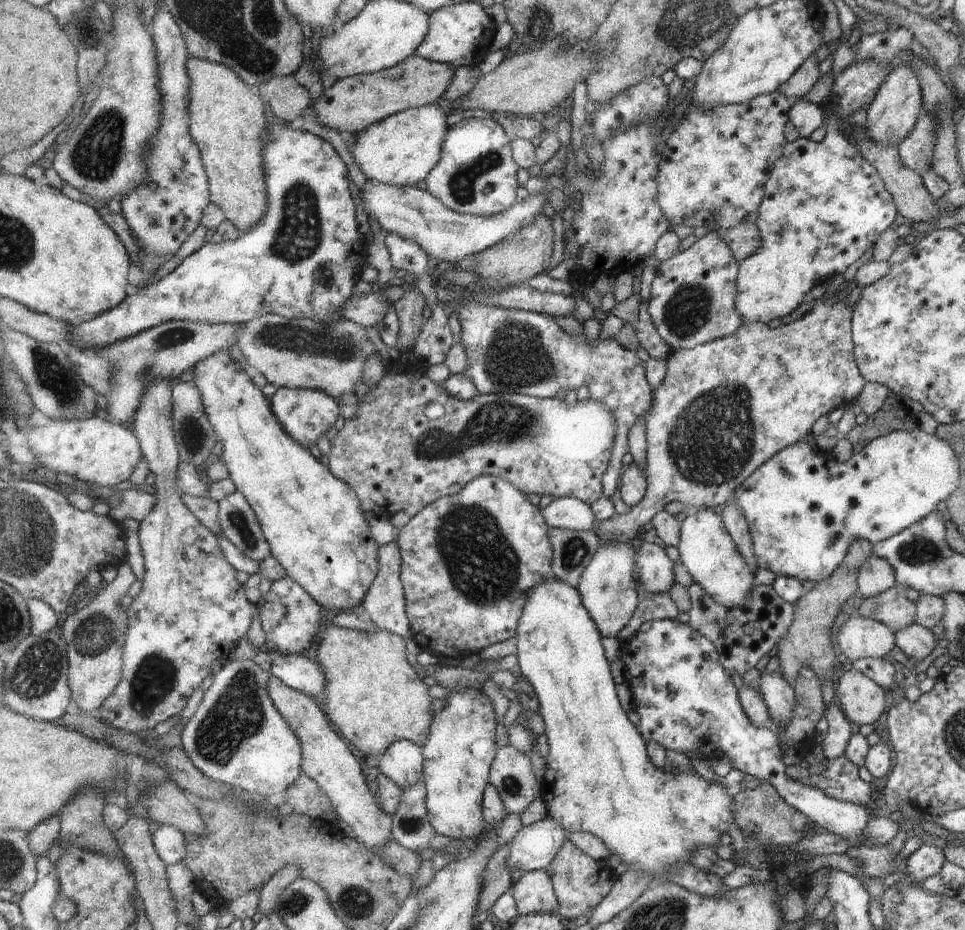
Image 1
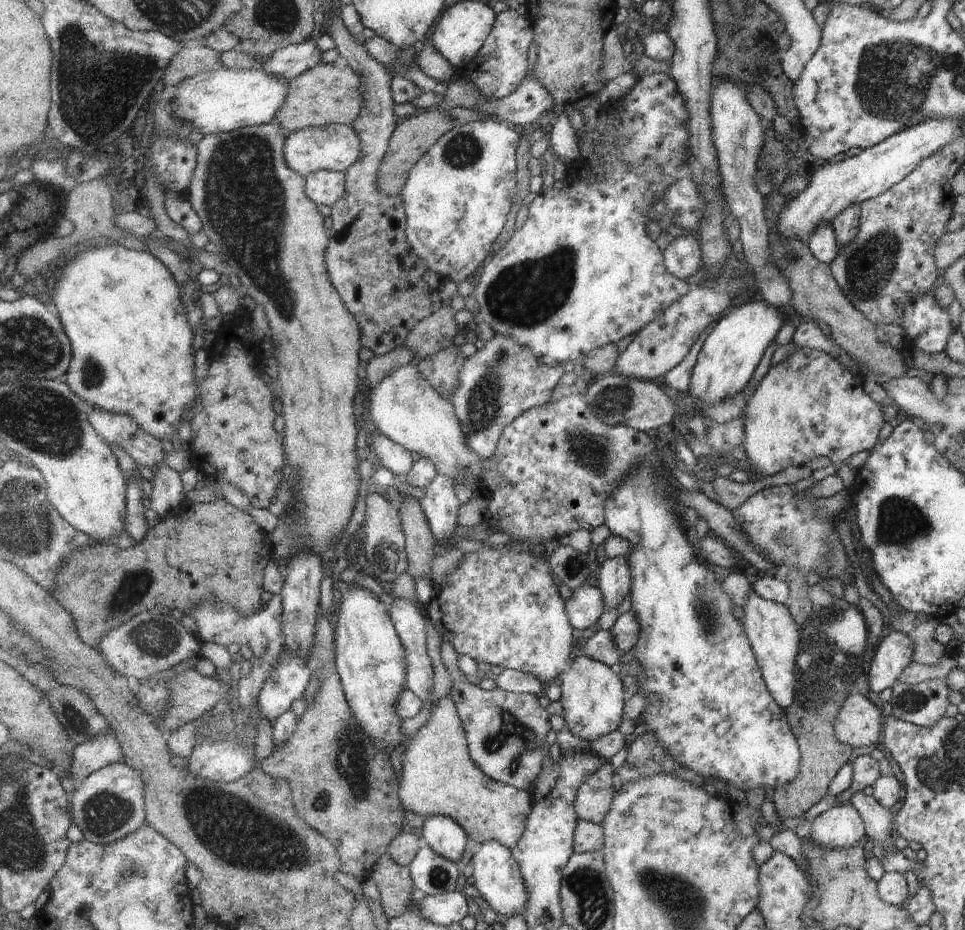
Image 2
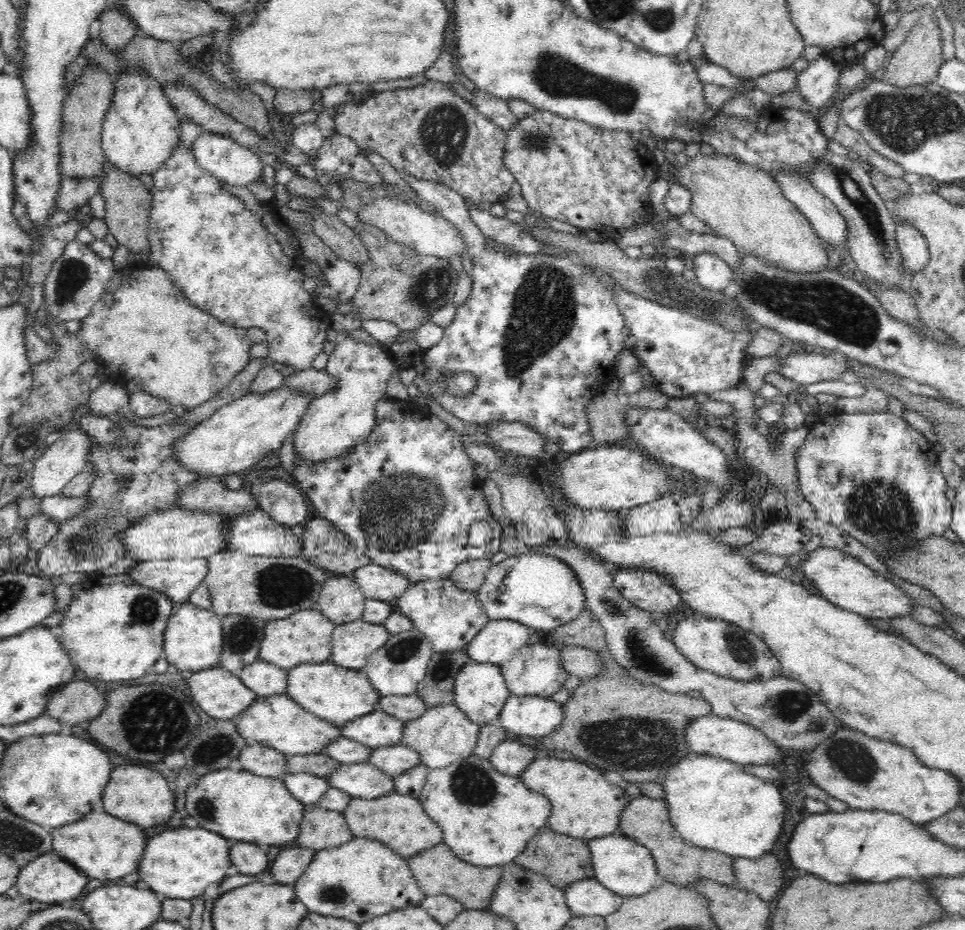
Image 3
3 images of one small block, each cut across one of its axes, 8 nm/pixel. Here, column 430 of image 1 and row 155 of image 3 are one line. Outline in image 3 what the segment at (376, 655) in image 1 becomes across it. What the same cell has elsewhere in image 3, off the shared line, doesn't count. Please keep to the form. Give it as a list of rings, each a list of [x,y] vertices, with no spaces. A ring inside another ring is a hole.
[[[717,151],[687,159],[684,166],[673,163],[669,179],[690,191],[691,212],[718,236],[727,236],[738,250],[758,253],[772,265],[806,272],[826,267],[826,245],[810,221],[784,198],[769,171]]]

